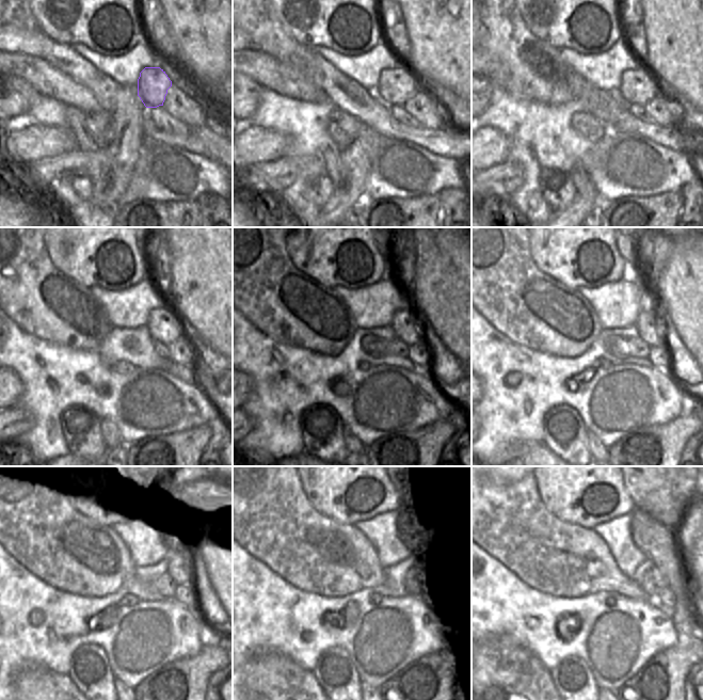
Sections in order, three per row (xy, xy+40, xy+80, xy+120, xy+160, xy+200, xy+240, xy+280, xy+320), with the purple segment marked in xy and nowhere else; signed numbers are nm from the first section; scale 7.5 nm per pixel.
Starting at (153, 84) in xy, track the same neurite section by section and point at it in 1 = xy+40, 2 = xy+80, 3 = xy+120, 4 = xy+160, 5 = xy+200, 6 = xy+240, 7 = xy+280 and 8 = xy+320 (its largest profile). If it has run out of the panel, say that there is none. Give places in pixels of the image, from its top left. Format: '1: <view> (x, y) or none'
1: xy+40 (395, 86)
2: xy+80 (639, 86)
3: xy+120 (163, 324)
4: xy+160 (405, 324)
5: xy+200 (652, 329)
6: xy+240 (176, 568)
7: xy+280 (417, 577)
8: xy+320 (652, 579)

